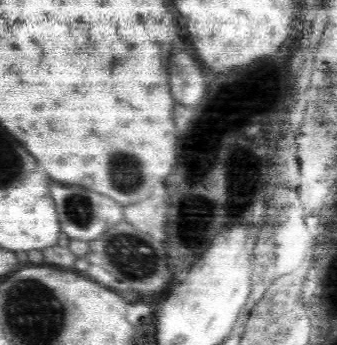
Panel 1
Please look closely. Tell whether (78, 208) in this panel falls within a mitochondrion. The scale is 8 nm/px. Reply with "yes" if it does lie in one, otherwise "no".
yes

